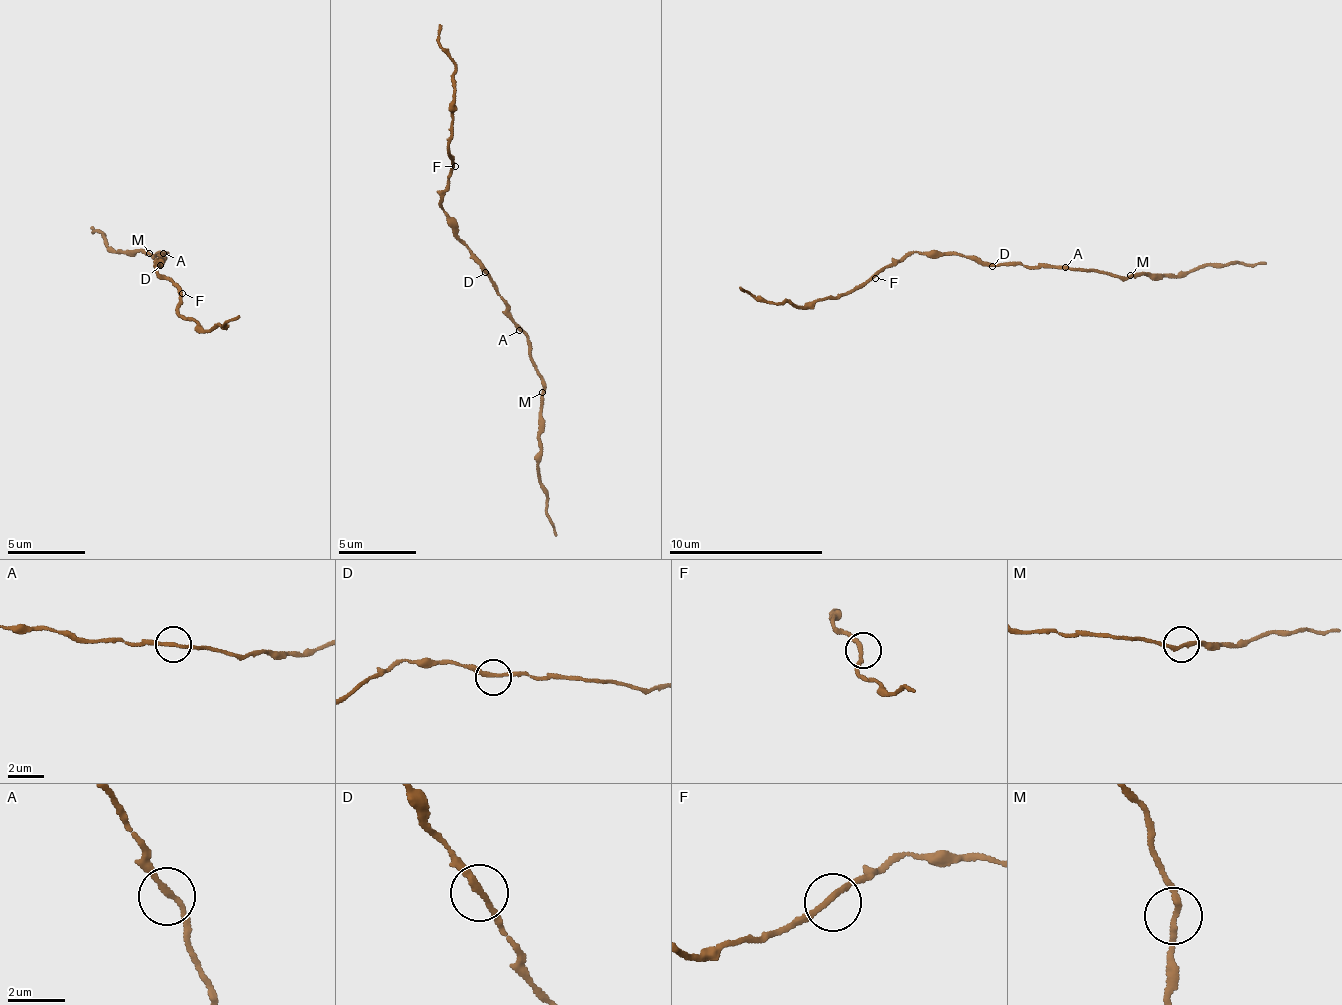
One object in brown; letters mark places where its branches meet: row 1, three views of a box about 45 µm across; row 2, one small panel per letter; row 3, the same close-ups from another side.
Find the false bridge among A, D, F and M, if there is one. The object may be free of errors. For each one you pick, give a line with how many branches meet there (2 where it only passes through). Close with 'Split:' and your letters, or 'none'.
Split: none

